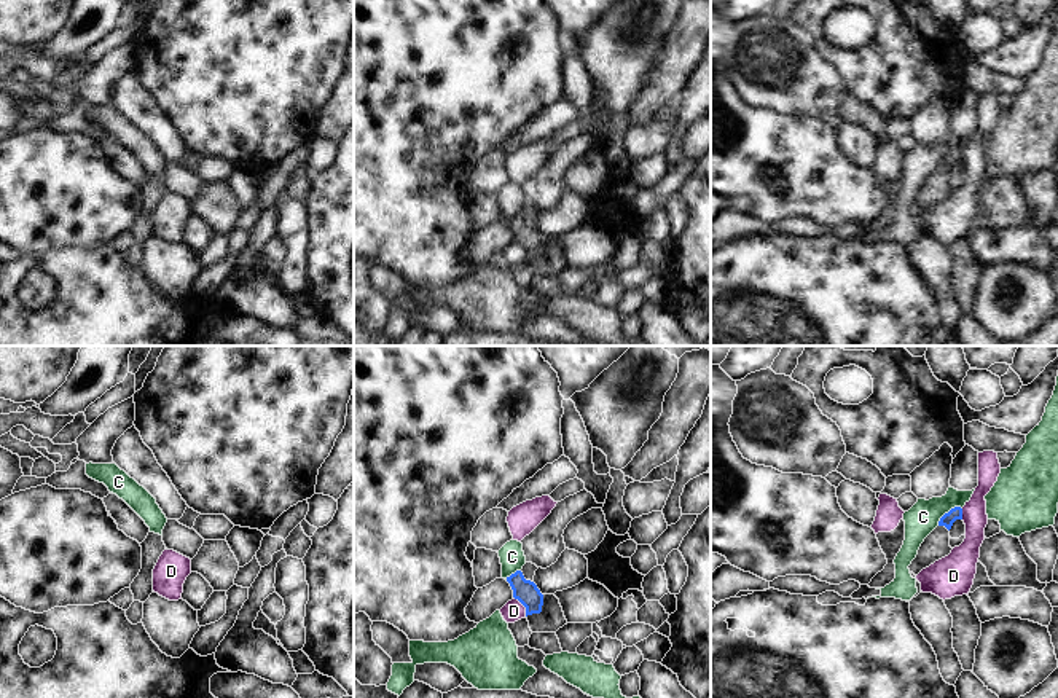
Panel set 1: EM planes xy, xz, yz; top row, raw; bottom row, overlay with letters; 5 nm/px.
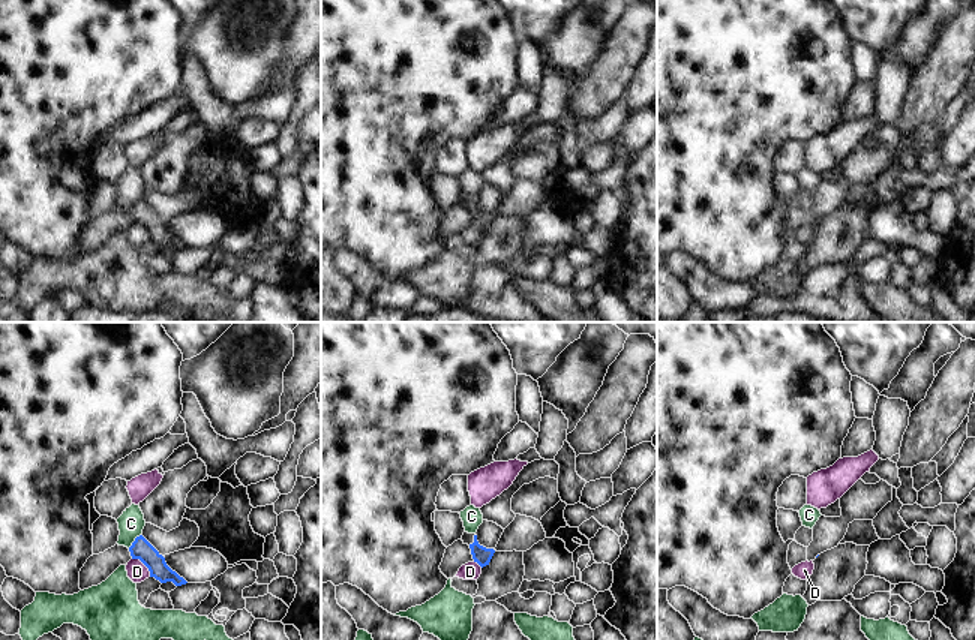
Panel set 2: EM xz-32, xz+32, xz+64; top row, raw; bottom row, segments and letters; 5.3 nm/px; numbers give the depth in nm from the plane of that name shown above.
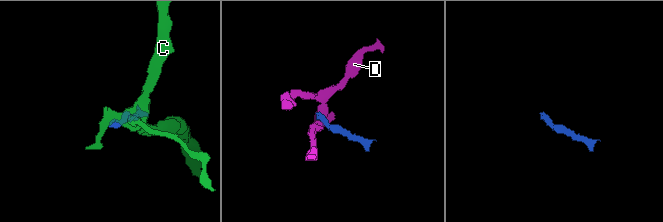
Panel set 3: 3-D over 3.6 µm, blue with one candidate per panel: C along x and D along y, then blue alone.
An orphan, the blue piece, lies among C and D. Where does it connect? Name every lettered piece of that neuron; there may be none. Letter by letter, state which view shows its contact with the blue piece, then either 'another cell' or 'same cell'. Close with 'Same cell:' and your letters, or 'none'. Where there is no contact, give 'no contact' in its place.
C: meets blue in yz; another cell
D: meets blue in xz; another cell
Same cell: none

